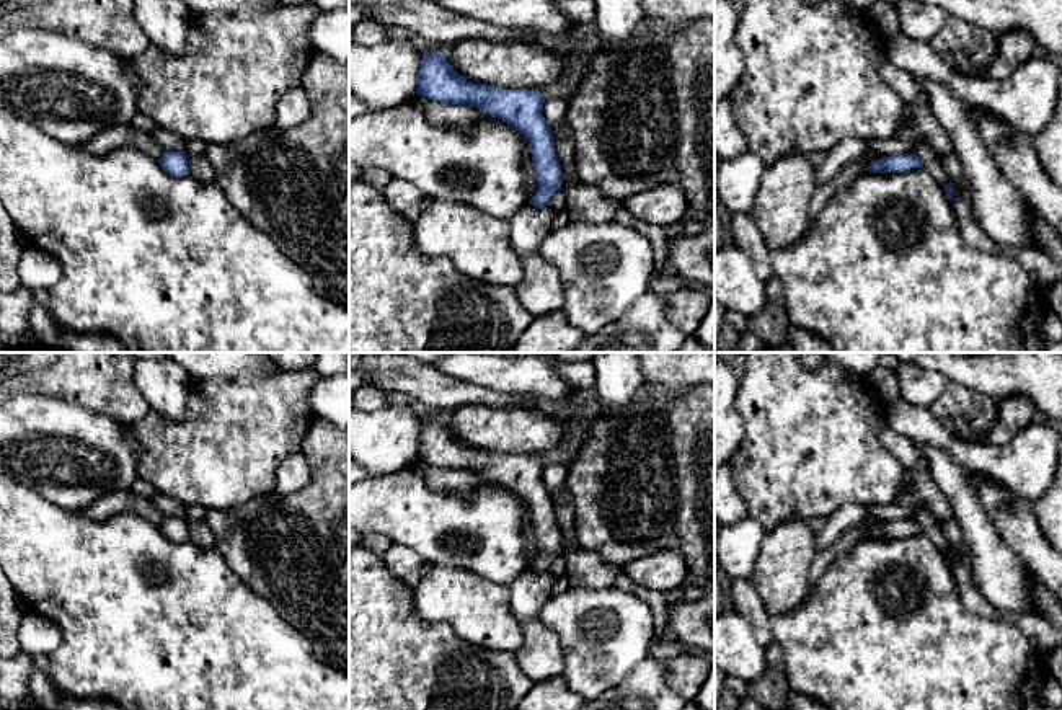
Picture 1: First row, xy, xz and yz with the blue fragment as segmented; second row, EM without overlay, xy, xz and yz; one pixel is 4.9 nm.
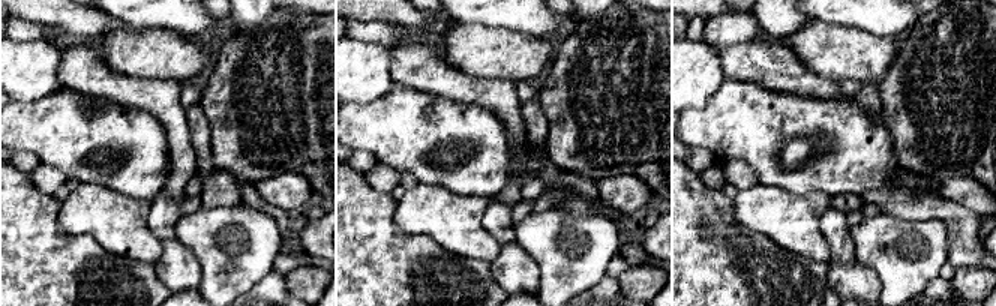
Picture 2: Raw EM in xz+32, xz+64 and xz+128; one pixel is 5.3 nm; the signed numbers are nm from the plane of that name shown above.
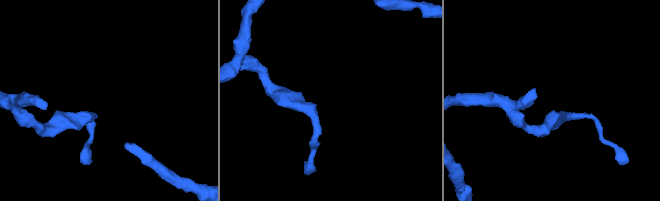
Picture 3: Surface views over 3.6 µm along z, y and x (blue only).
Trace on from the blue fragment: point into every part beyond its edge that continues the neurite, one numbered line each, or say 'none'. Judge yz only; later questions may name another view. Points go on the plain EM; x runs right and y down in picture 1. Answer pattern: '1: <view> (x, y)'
none

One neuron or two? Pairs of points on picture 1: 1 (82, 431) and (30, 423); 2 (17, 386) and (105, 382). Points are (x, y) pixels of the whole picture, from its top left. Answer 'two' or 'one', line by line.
1: one
2: one

